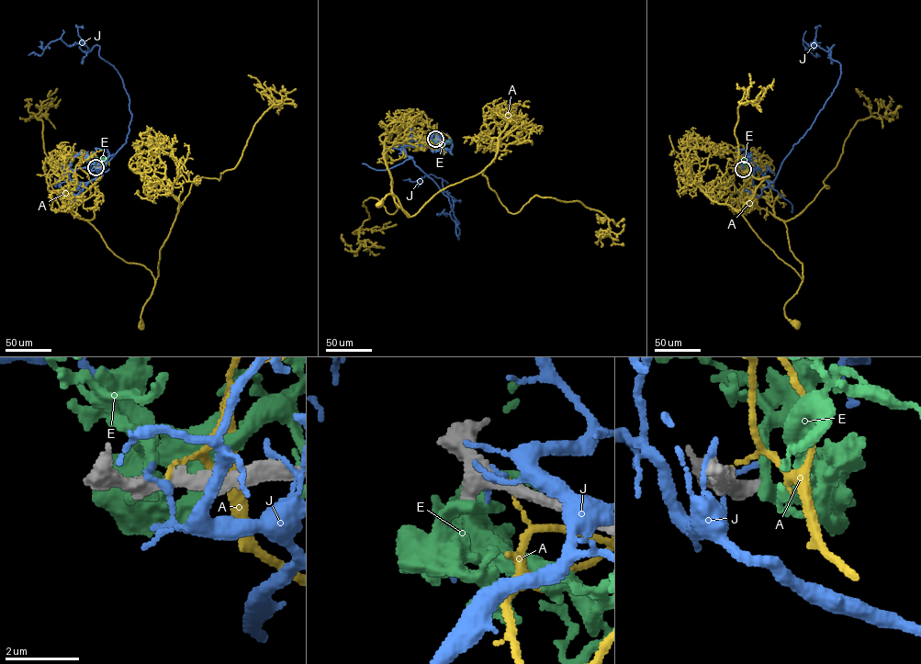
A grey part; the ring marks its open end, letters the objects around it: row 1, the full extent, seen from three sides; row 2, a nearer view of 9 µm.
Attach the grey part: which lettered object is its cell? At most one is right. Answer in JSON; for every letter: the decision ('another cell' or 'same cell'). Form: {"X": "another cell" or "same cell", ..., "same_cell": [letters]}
{"A": "another cell", "E": "another cell", "J": "another cell", "same_cell": []}

